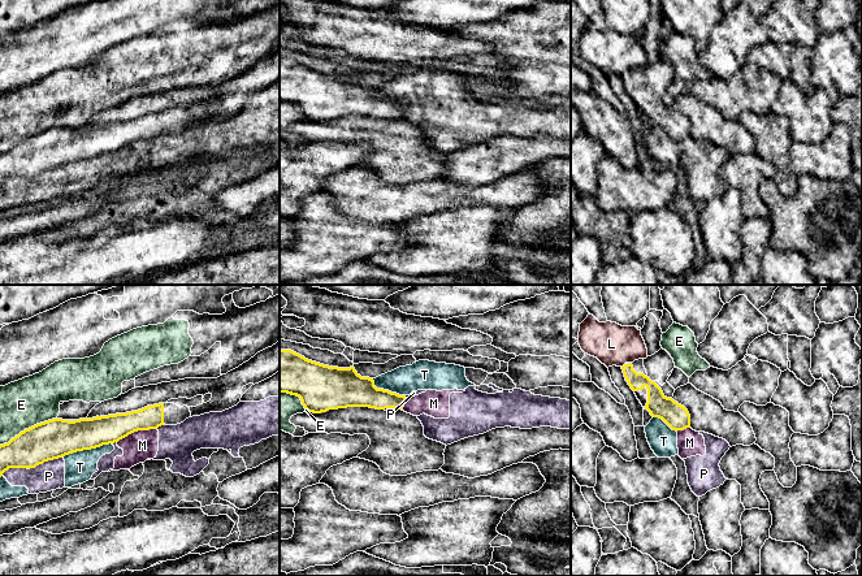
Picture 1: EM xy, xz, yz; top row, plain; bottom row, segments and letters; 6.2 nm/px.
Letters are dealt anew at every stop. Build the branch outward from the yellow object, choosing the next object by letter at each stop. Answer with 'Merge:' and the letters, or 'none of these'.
Merge: none of these

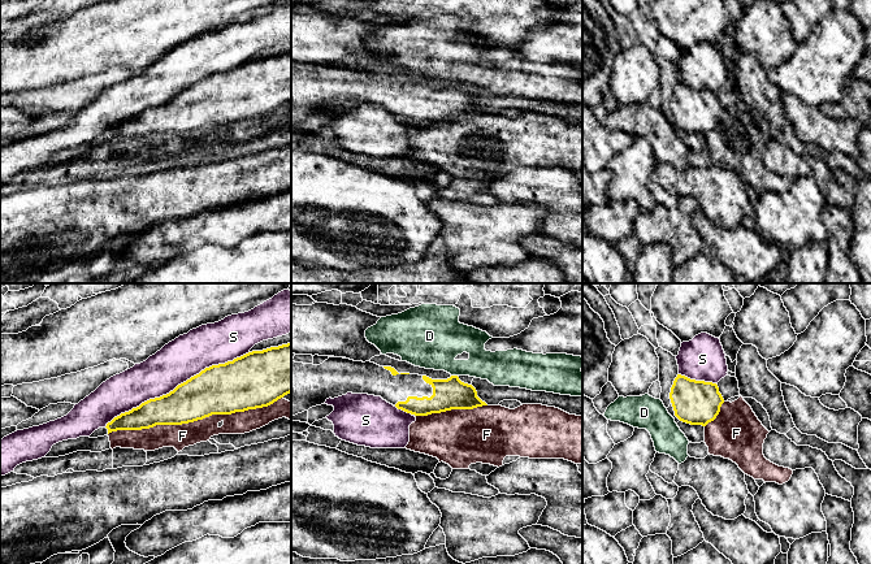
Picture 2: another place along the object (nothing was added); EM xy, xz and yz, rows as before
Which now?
Merge: none of these

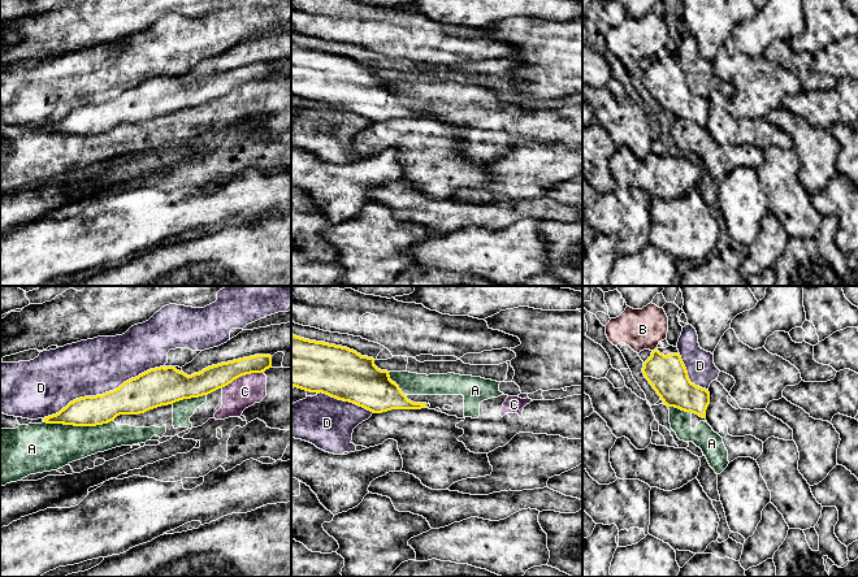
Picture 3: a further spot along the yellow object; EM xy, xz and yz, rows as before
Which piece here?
Merge: none of these

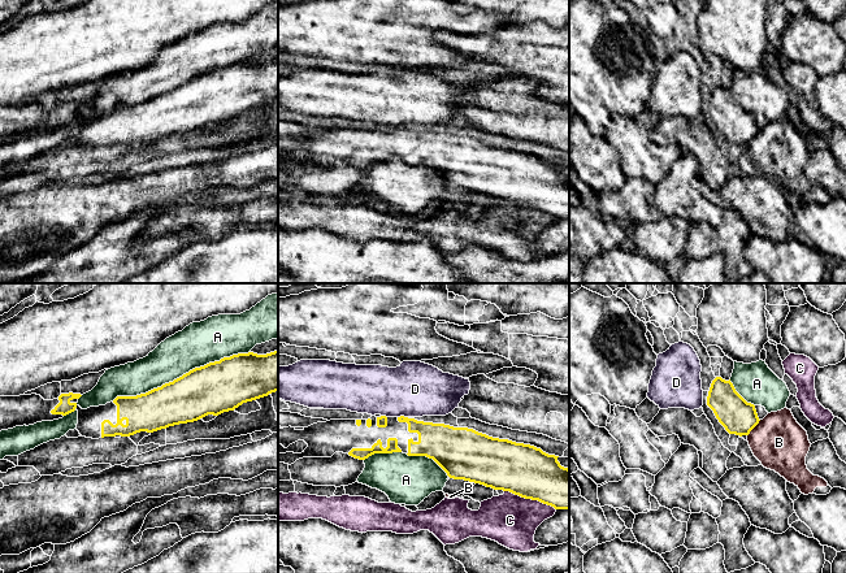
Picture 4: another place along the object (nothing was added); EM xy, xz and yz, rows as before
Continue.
Merge: none of these

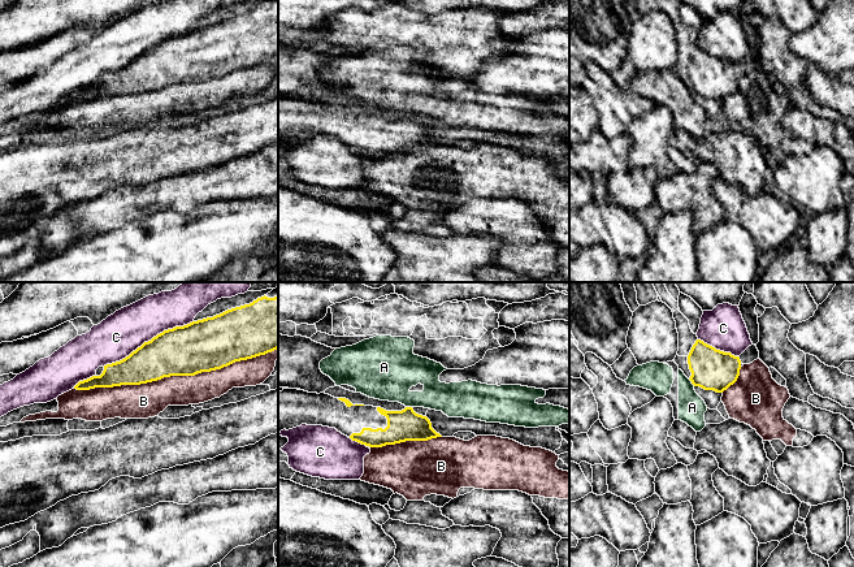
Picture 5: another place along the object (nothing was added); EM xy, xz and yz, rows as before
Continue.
Merge: none of these

